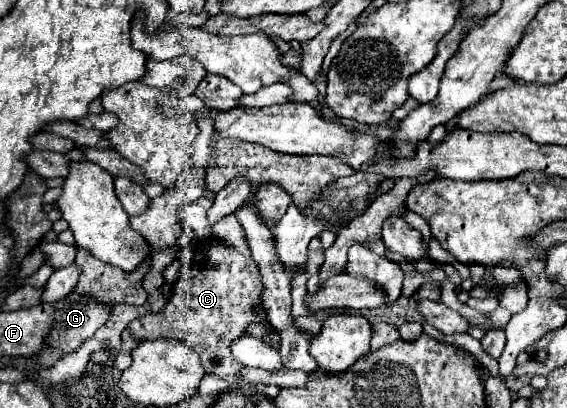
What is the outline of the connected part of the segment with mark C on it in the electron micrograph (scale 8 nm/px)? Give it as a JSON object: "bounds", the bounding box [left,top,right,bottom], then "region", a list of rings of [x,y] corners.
{"bounds":[128,239,262,385],"region":[[[206,239],[194,255],[194,263],[182,271],[172,287],[172,297],[160,313],[148,313],[128,325],[134,337],[146,339],[182,339],[192,347],[202,361],[206,373],[242,385],[236,373],[242,365],[230,355],[230,343],[244,335],[248,323],[258,321],[256,303],[262,299],[262,281],[254,259],[240,255],[236,247],[220,241]]]}

